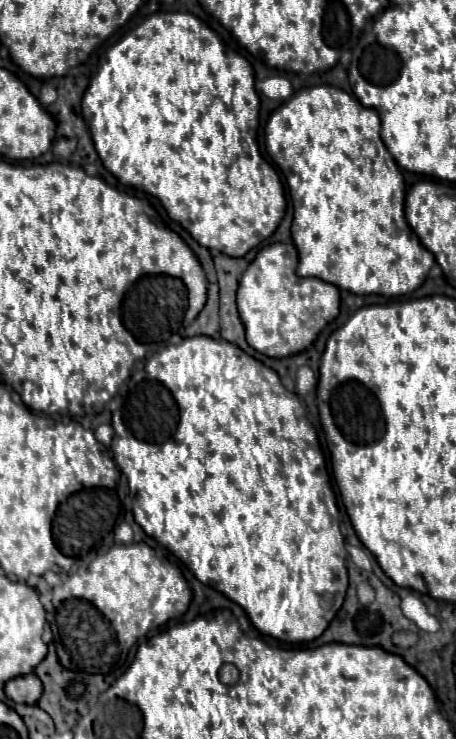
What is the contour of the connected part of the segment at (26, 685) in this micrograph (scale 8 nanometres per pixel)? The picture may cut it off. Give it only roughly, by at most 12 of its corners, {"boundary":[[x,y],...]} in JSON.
{"boundary":[[35,674],[11,678],[5,694],[13,702],[37,704],[43,684]]}

